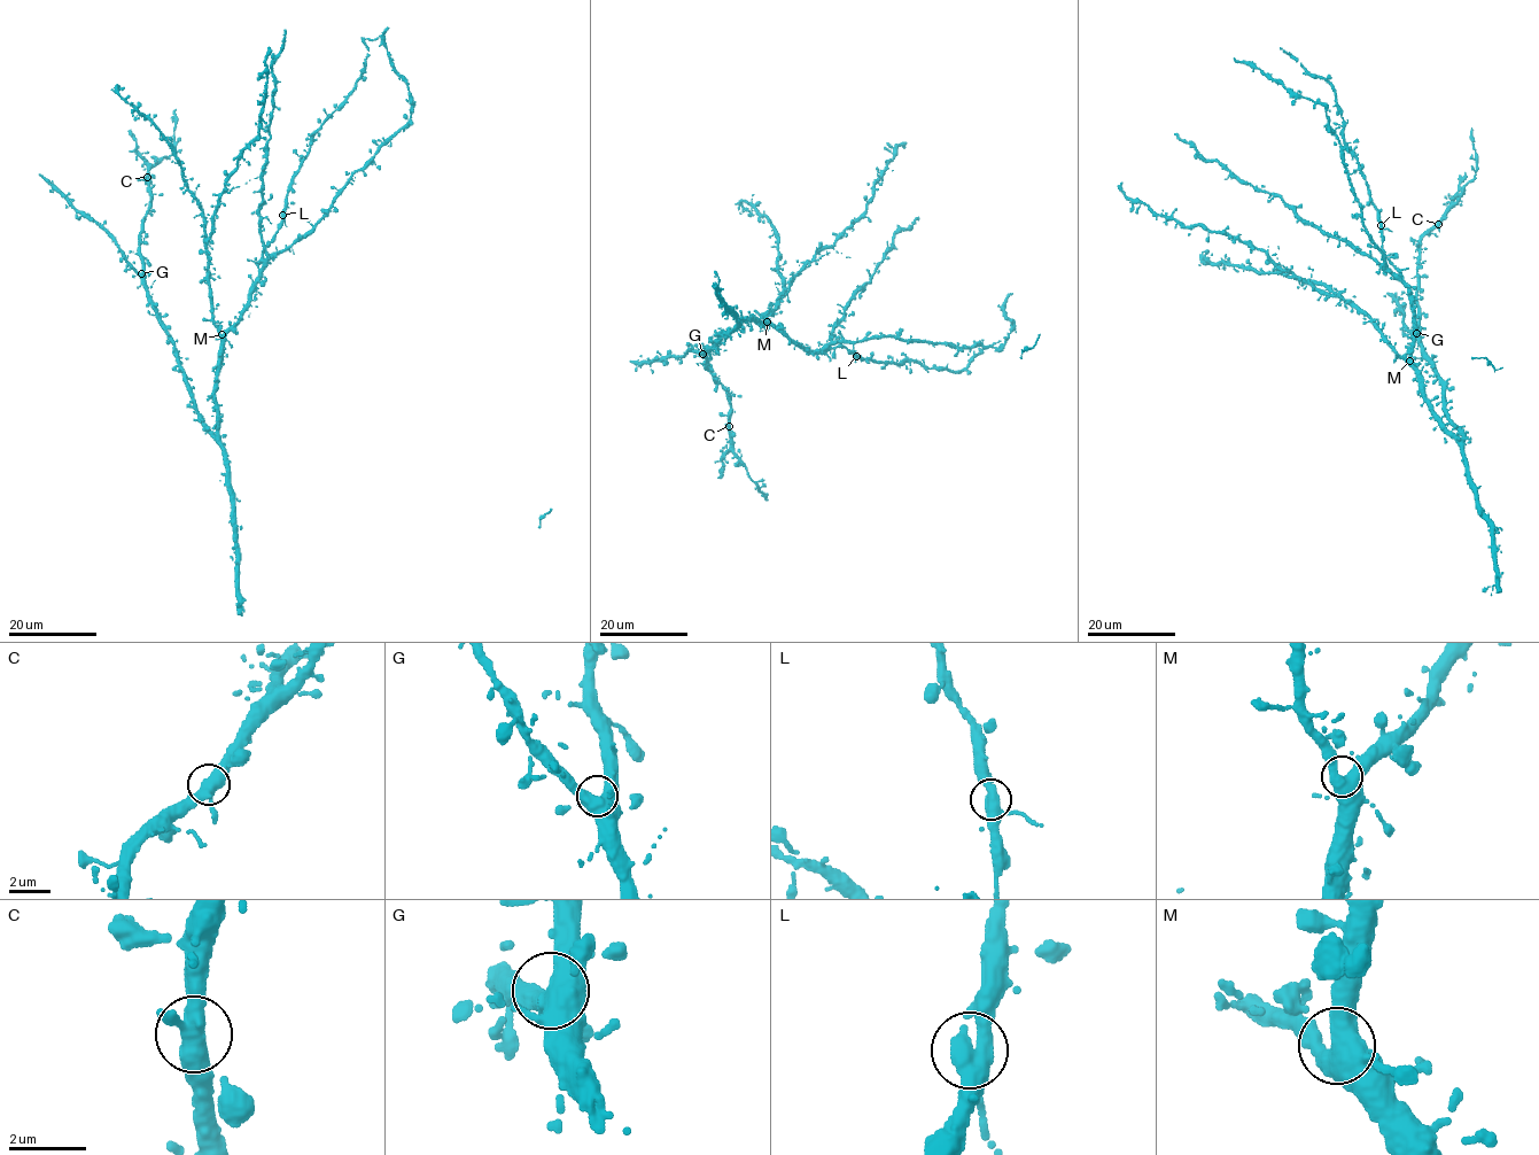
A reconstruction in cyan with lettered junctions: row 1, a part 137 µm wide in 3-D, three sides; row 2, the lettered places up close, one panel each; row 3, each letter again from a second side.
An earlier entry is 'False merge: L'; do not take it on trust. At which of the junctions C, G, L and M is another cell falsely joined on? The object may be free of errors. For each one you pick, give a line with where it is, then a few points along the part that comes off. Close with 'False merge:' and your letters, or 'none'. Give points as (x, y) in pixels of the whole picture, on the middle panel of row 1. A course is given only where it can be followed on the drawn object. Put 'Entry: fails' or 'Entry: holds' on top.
Entry: fails
False merge: none

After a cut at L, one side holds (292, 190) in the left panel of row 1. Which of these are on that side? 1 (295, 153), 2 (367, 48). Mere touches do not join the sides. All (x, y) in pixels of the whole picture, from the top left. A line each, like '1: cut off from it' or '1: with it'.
1: with it
2: with it

